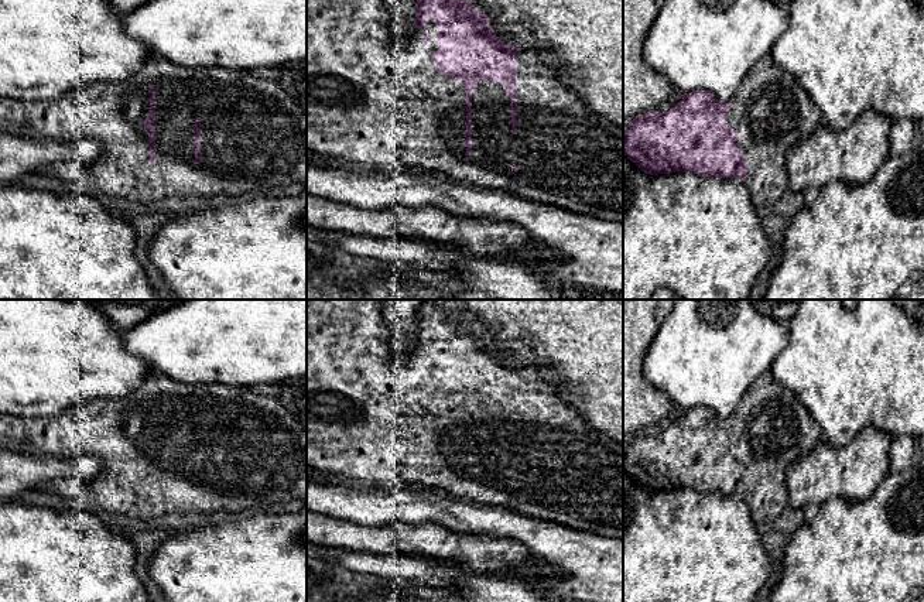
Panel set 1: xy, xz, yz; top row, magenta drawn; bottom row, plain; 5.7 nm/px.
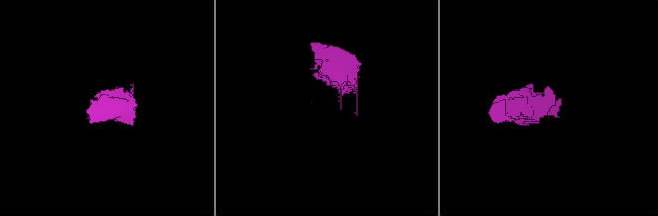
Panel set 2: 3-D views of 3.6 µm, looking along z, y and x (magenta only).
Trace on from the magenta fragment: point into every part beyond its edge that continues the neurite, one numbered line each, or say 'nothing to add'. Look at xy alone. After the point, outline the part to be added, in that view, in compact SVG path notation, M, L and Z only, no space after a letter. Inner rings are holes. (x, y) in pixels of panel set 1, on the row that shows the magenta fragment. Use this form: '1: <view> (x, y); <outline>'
1: xy (253, 134); M151 55L146 59L138 72L122 82L93 82L79 86L71 92L49 100L18 100L0 96L0 131L25 137L32 140L52 140L61 143L72 143L79 140L92 140L102 146L102 154L88 168L78 168L71 164L55 163L49 167L42 167L37 174L45 177L55 177L64 181L76 184L86 191L97 188L110 198L120 198L138 203L157 202L165 198L213 198L213 196L246 196L249 194L268 191L278 187L307 182L307 113L294 100L284 88L274 79L263 79L256 76L251 71L232 71L227 68L186 68L172 64L164 57ZM150 85L155 85L155 164L150 164L150 134L144 129L144 120L150 114ZM195 119L201 119L201 165L195 165Z

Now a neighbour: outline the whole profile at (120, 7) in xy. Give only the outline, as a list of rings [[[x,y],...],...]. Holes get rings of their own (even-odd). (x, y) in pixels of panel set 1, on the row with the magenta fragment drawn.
[[[106,0],[109,7],[119,16],[131,13],[150,0]]]

